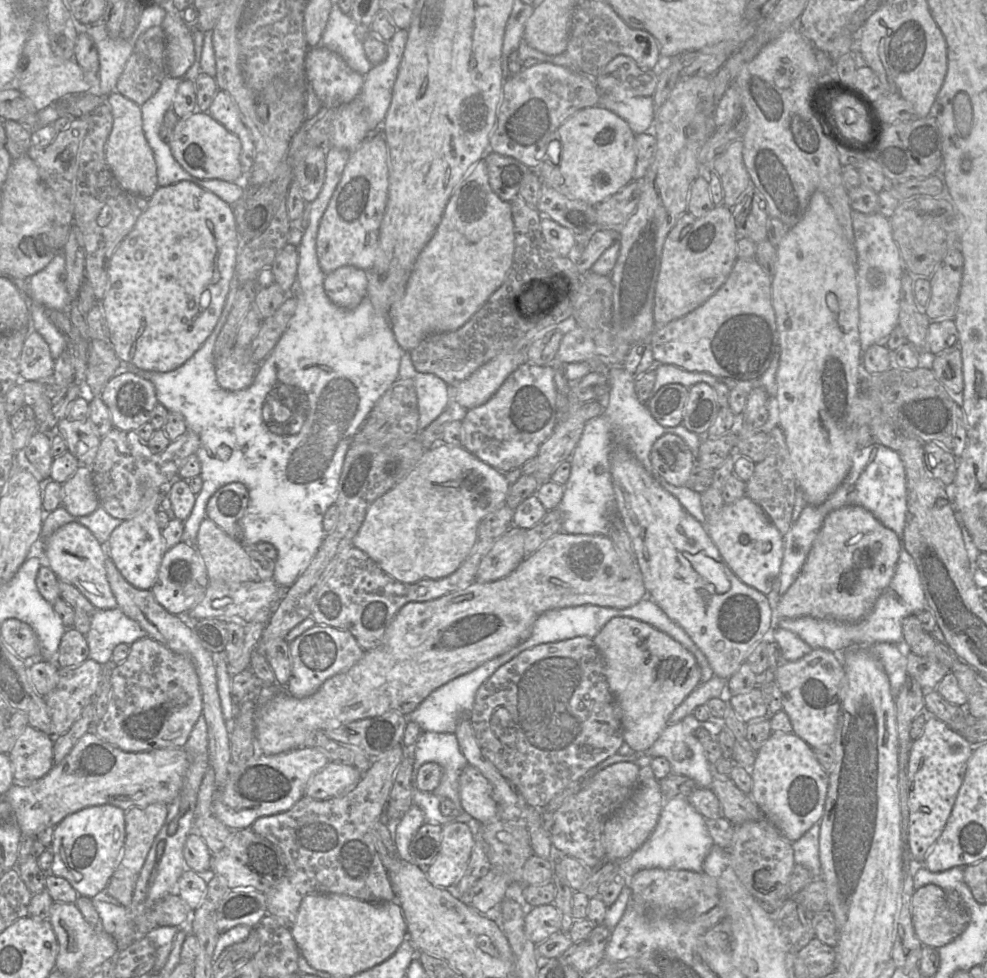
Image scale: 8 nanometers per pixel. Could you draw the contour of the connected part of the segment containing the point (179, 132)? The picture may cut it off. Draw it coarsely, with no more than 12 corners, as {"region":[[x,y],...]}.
{"region":[[208,112],[180,118],[169,146],[198,179],[239,182],[240,139]]}

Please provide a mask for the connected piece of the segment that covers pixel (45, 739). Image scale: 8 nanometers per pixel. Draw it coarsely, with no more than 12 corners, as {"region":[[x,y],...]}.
{"region":[[28,725],[8,753],[15,782],[54,766],[54,736]]}

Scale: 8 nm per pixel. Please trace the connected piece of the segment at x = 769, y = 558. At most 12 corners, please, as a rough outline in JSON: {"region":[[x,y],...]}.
{"region":[[747,495],[703,523],[745,584],[769,594],[784,536]]}

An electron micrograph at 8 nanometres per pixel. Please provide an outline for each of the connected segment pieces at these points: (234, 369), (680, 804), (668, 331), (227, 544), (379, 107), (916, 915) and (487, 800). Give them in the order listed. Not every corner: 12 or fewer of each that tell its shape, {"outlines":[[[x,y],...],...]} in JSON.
{"outlines":[[[250,347],[215,357],[217,382],[227,391],[253,383],[259,366]],[[686,797],[664,803],[648,840],[619,867],[702,872],[713,845]],[[737,258],[715,294],[656,326],[655,365],[739,381],[780,352],[772,277]],[[207,517],[195,548],[209,580],[259,580],[246,547]],[[408,30],[386,42],[352,102],[334,109],[330,146],[352,152],[381,131]],[[934,884],[915,890],[911,914],[924,946],[940,948],[970,921],[962,898]],[[461,771],[463,809],[476,823],[499,819],[490,782]]]}

